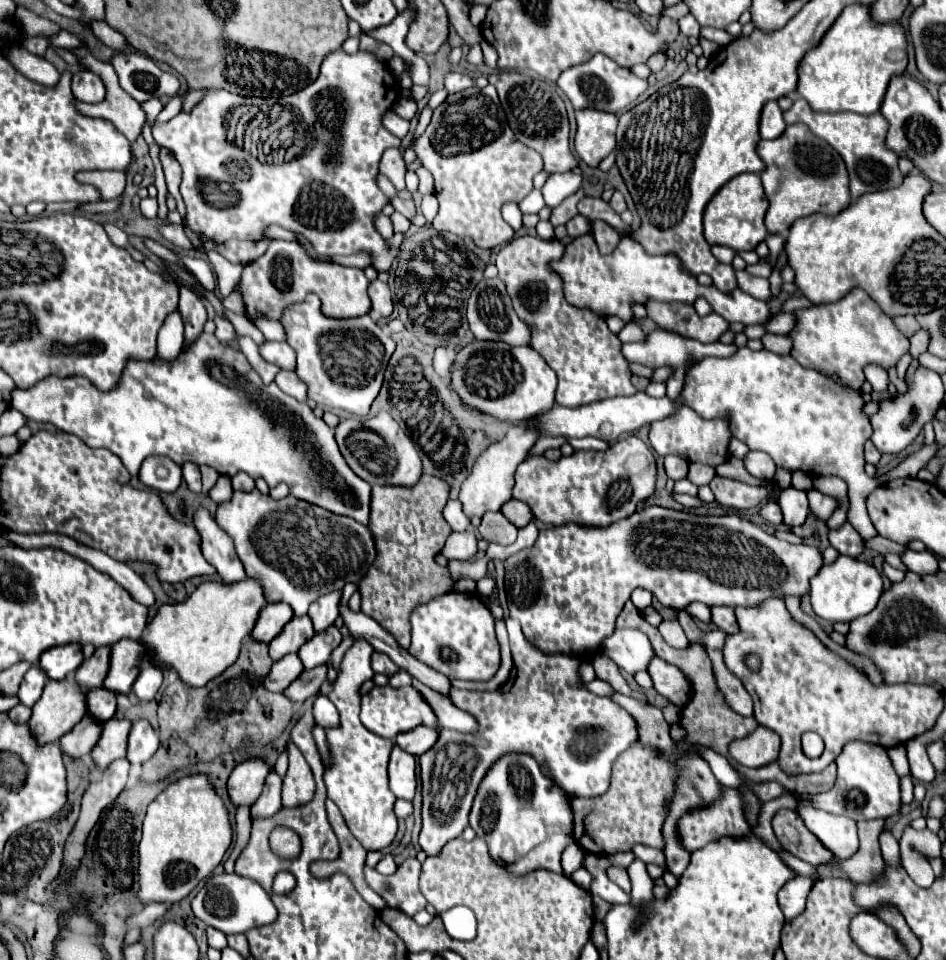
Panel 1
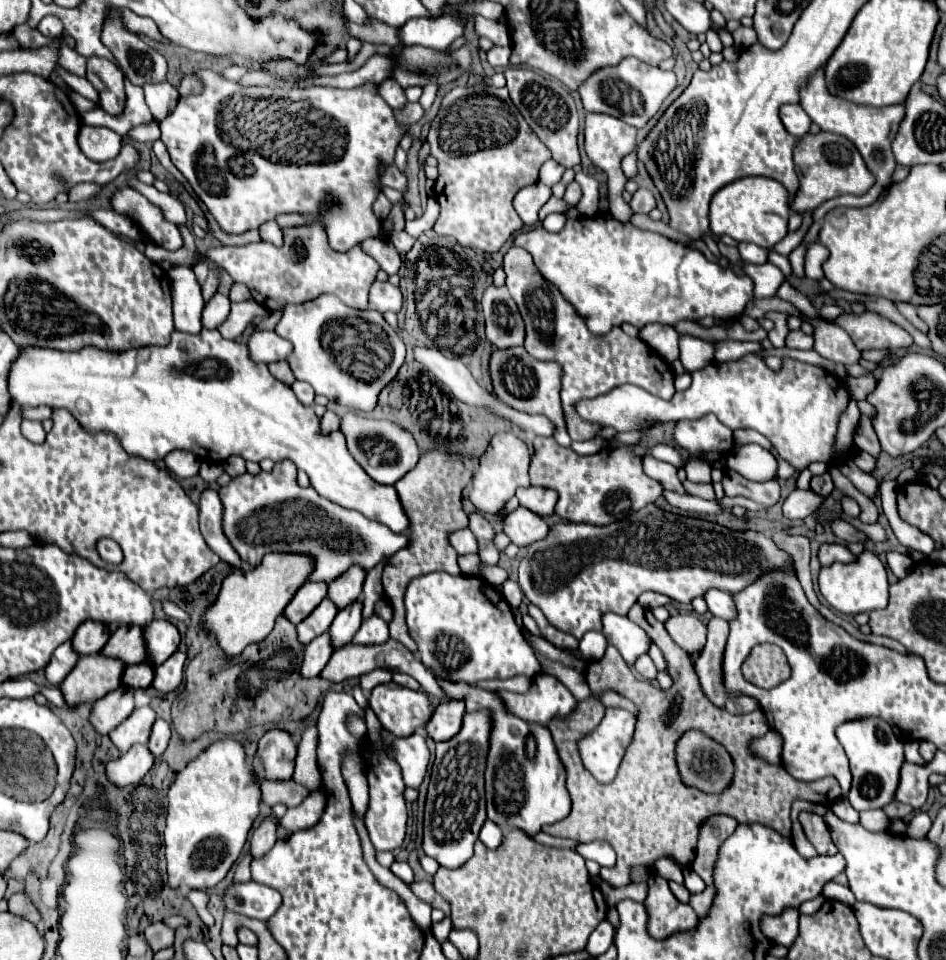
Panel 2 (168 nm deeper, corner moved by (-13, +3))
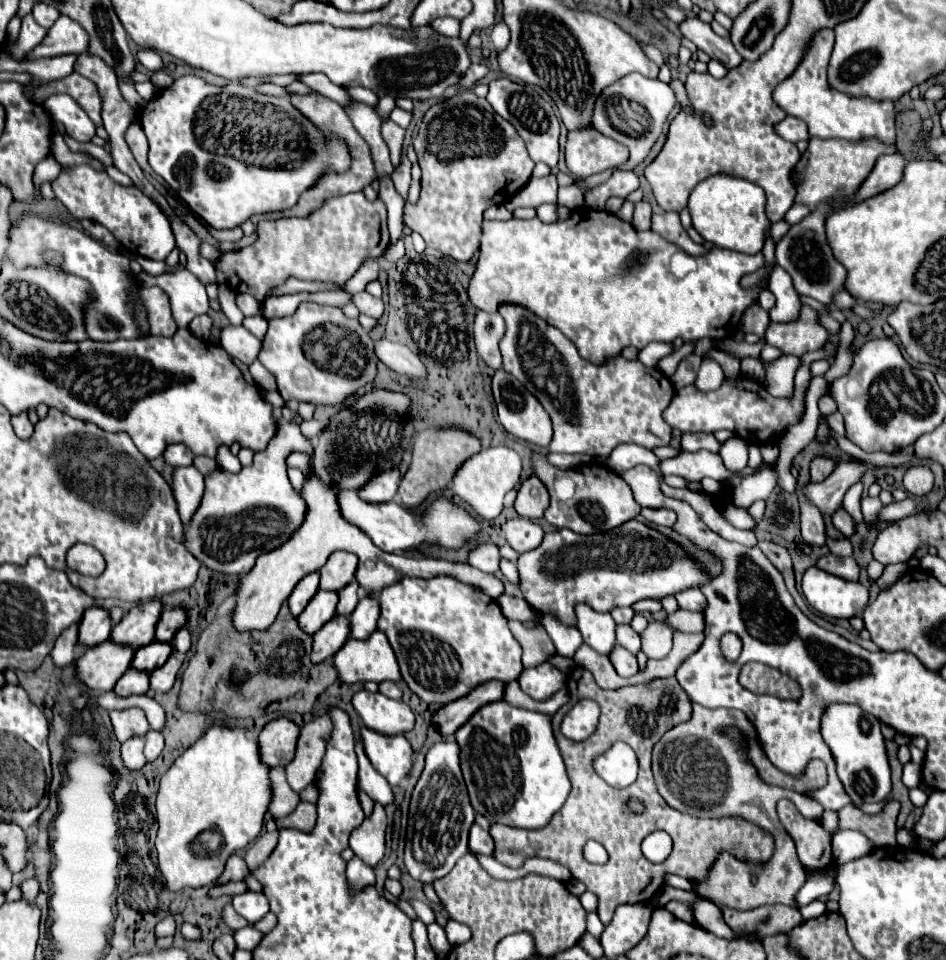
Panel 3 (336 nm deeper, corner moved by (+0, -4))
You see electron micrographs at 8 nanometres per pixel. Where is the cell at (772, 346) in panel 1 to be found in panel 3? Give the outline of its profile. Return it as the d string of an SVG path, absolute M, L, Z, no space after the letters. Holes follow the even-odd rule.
M802 305L796 321L770 323L764 337L766 343L778 347L784 355L800 357L808 351L822 349L830 339L830 333L820 325L818 311L814 311L810 305Z

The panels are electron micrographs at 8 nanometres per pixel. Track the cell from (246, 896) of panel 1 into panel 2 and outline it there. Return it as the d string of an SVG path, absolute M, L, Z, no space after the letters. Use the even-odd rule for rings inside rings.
M233 882L225 888L223 894L225 910L233 910L235 914L255 918L255 920L269 920L281 906L281 894L259 882Z

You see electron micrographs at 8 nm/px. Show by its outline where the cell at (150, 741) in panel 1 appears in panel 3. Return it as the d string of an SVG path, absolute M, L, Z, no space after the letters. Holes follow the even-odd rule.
M148 731L146 733L146 747L144 747L144 755L148 761L156 761L156 757L162 753L164 749L164 737L162 733L156 733L156 731Z

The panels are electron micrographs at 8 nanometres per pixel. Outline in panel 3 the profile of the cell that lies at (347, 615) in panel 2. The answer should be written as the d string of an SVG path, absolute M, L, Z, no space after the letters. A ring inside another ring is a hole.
M350 581L344 589L338 591L340 593L340 601L338 601L338 613L344 613L344 615L350 615L352 609L356 607L358 599L360 599L360 585L358 581Z

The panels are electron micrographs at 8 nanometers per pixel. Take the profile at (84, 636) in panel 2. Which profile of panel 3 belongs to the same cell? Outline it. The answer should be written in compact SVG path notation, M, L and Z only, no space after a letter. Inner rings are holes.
M90 607L84 611L80 621L80 643L86 647L98 645L110 637L112 619L110 611L104 607Z

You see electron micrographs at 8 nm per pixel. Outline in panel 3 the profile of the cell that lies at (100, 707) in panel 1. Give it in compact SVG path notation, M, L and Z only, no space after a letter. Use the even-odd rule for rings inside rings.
M154 641L150 645L144 645L136 651L136 657L132 661L132 667L136 669L158 669L160 665L164 665L164 661L168 661L172 653L172 645L170 643L162 643L162 641Z

